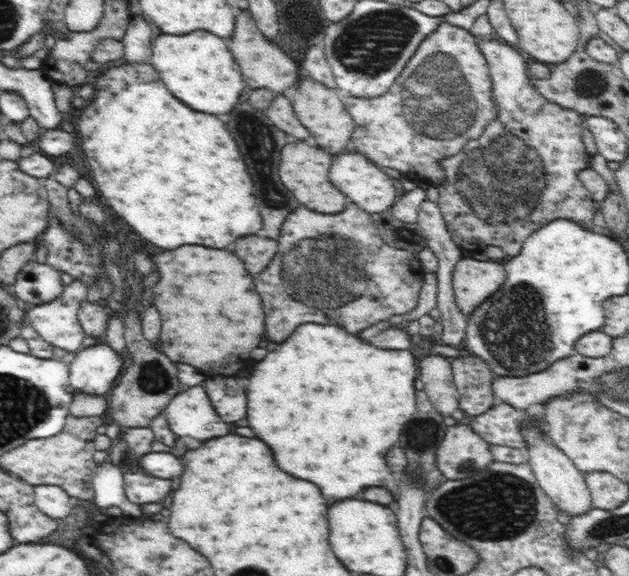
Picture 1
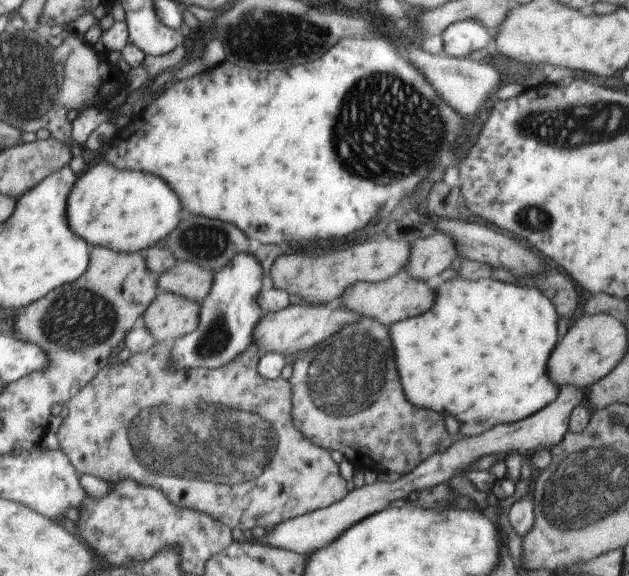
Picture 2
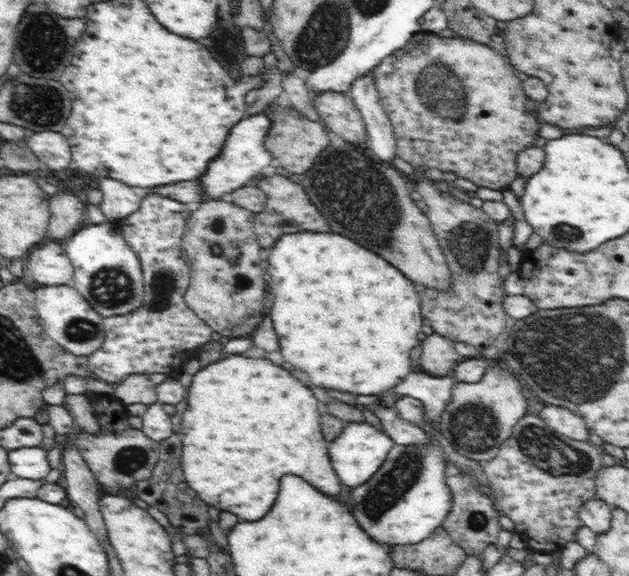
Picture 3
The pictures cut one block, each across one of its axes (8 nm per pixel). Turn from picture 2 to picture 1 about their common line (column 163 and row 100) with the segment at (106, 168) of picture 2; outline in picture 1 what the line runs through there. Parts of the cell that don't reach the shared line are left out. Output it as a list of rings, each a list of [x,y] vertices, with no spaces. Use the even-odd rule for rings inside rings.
[[[195,31],[185,36],[157,34],[151,44],[151,65],[162,82],[180,102],[196,112],[228,116],[246,89],[240,65],[235,61],[226,40],[207,31]]]

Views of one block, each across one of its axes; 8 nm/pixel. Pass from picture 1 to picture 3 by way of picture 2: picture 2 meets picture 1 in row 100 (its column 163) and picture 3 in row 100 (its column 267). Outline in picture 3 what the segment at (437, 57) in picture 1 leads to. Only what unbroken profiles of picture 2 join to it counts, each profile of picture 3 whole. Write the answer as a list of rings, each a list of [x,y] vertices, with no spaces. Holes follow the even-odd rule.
[[[418,32],[408,41],[404,48],[383,59],[373,70],[373,81],[376,85],[379,101],[386,111],[387,117],[392,123],[394,138],[396,139],[397,154],[419,170],[428,168],[438,168],[442,172],[454,172],[457,178],[466,178],[474,182],[479,187],[491,188],[492,190],[504,190],[510,187],[512,181],[517,177],[516,156],[520,151],[532,147],[532,142],[538,137],[538,128],[542,117],[537,110],[536,102],[526,96],[522,90],[522,82],[516,77],[514,67],[509,59],[498,51],[492,49],[490,45],[480,44],[472,39],[461,37],[441,38],[439,34],[429,32]]]

